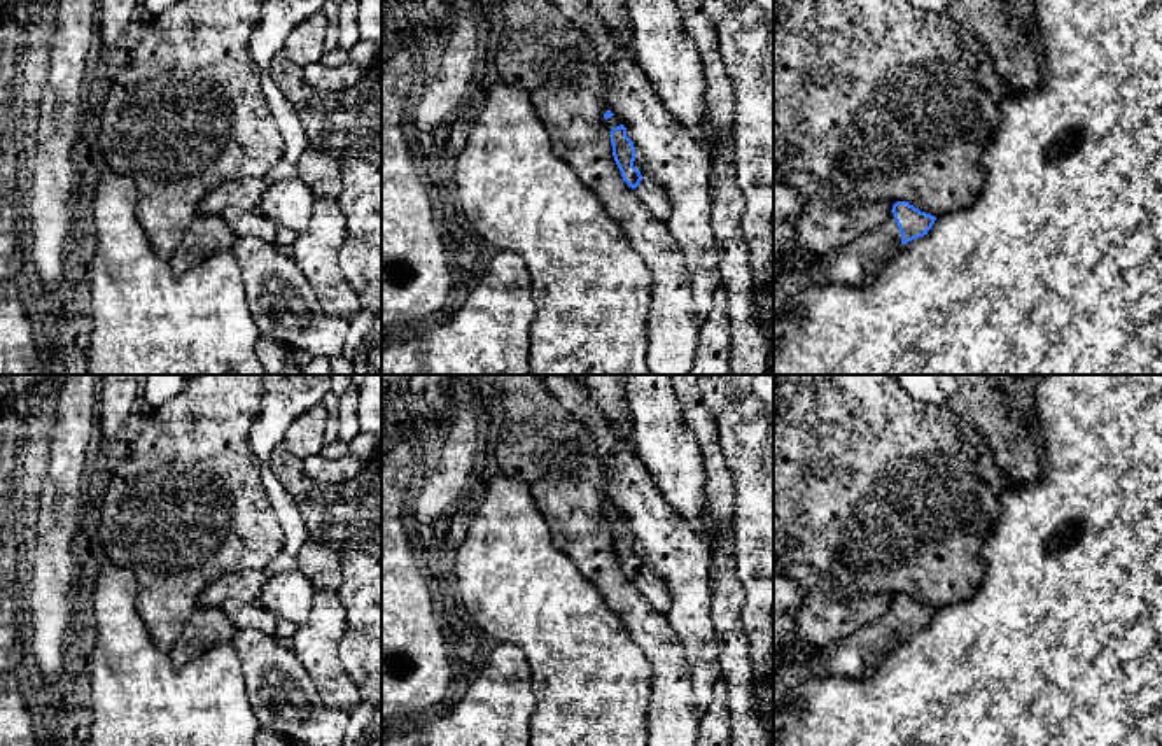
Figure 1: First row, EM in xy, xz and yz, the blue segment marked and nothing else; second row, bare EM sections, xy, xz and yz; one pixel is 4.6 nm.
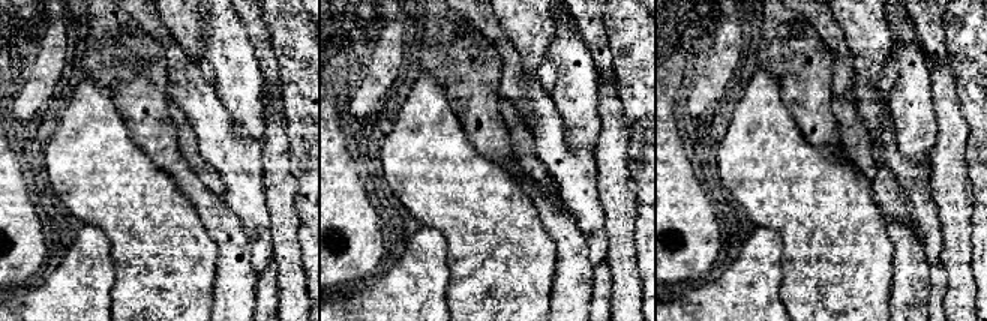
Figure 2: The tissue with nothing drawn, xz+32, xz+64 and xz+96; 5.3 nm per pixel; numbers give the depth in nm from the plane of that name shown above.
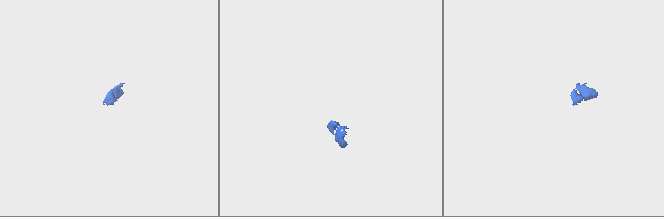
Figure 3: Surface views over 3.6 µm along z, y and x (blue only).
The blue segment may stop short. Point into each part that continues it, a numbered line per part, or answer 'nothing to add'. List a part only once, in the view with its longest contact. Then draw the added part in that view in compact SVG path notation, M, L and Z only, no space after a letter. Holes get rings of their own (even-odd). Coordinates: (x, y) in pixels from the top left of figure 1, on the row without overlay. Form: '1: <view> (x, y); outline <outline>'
1: xz (648, 584); outline M634 553L634 559L642 567L642 573L634 581L634 587L649 601L656 611L665 615L670 608L670 594L665 581L637 553Z
2: yz (858, 655); outline M891 604L880 618L821 650L810 662L786 667L775 674L774 707L788 700L789 685L798 686L831 676L858 679L872 676L878 664L900 644L910 641L915 632L901 636L901 625Z

